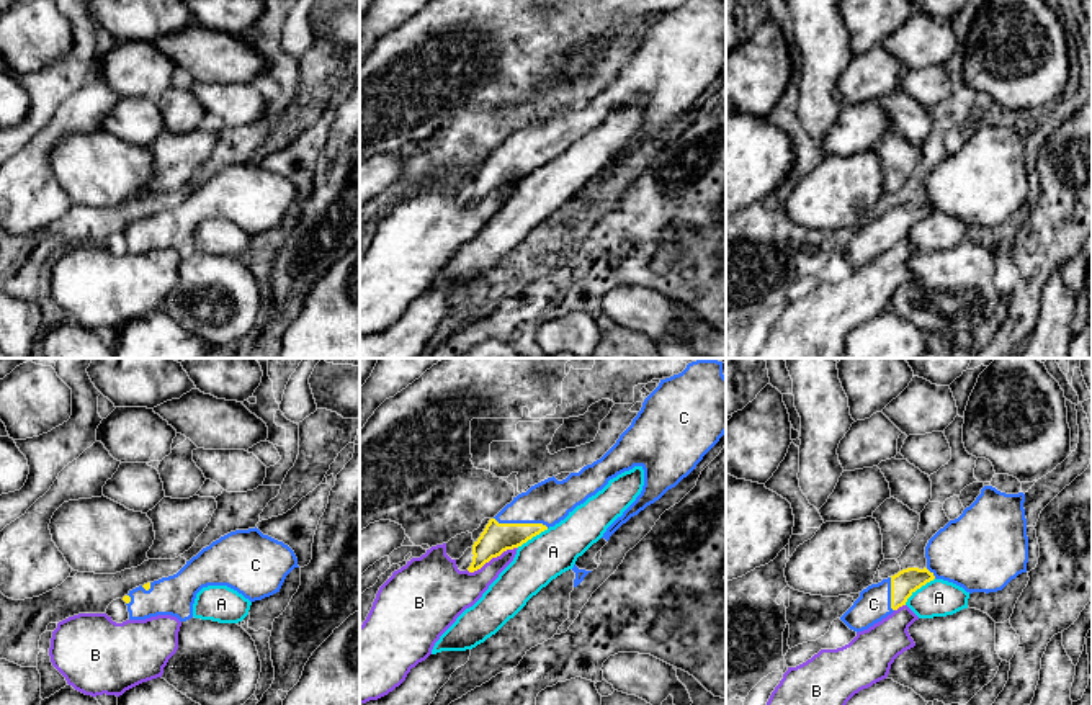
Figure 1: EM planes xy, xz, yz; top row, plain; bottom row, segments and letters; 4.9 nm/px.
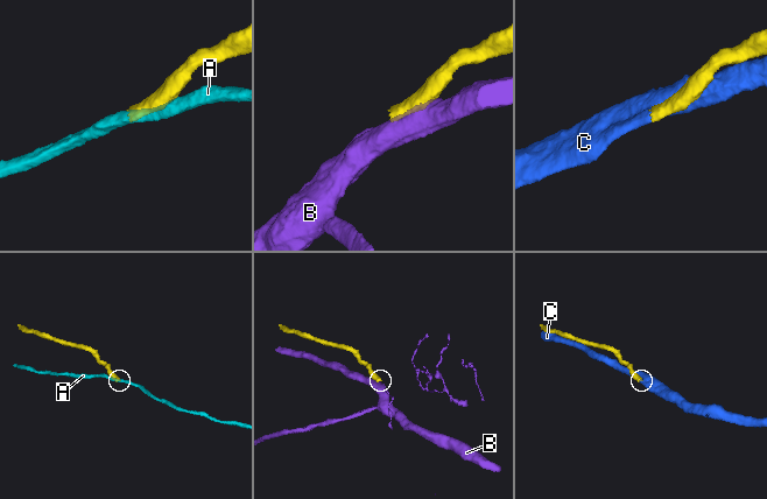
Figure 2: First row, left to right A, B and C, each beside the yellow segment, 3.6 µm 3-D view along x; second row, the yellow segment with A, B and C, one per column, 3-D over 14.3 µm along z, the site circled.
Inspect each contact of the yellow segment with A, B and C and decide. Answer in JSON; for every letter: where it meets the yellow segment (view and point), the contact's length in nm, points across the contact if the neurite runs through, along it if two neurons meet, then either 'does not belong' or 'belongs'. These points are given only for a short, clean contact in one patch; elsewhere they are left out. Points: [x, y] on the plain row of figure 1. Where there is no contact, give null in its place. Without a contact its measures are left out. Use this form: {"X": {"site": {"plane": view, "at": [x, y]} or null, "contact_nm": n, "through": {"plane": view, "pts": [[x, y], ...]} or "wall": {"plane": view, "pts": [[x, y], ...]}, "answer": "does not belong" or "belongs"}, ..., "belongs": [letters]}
{"A": {"site": {"plane": "yz", "at": [917, 221]}, "contact_nm": 200, "answer": "does not belong"}, "B": {"site": {"plane": "xz", "at": [491, 192]}, "contact_nm": 280, "answer": "does not belong"}, "C": {"site": {"plane": "xz", "at": [522, 157]}, "contact_nm": 280, "answer": "belongs"}, "belongs": ["C"]}

